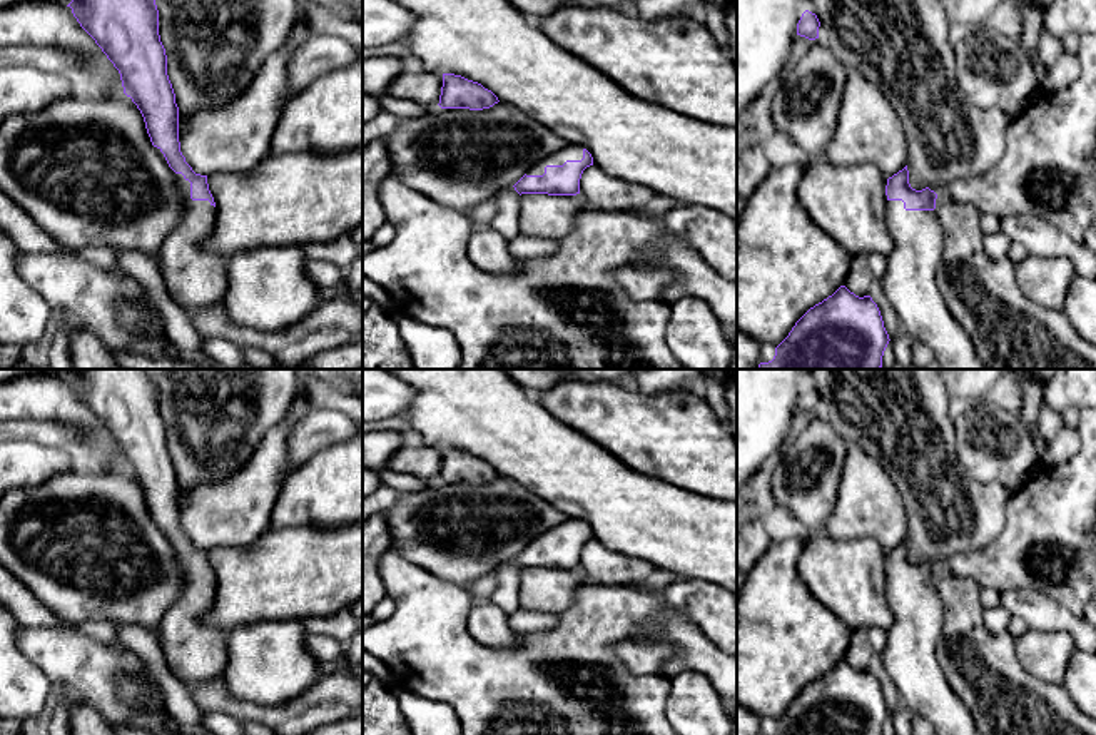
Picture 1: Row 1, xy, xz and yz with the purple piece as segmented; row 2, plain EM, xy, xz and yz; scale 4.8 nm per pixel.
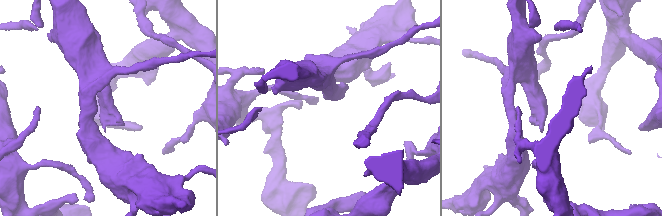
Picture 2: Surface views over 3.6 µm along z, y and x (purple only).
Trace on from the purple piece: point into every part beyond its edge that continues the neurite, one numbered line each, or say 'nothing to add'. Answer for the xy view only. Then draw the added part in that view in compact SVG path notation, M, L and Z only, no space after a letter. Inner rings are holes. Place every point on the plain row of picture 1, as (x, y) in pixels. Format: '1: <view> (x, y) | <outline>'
1: xy (194, 652) | M175 548L184 571L184 588L167 610L157 638L170 673L185 687L216 678L227 663L229 633L200 618L214 603L216 581L190 573L190 556Z

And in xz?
1: xz (568, 525) | M565 518L558 526L545 531L543 535L536 536L526 550L543 550L546 540L563 540L566 535L581 535L583 533L583 521Z

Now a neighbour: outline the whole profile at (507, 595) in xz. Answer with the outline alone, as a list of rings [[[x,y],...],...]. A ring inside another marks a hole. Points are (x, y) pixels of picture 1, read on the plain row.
[[[508,561],[493,573],[498,578],[498,586],[488,600],[511,615],[520,608],[520,568],[515,561]]]

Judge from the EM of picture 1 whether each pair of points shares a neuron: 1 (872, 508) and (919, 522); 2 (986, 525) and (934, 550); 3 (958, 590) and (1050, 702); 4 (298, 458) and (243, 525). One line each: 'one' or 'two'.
1: two
2: one
3: one
4: two

